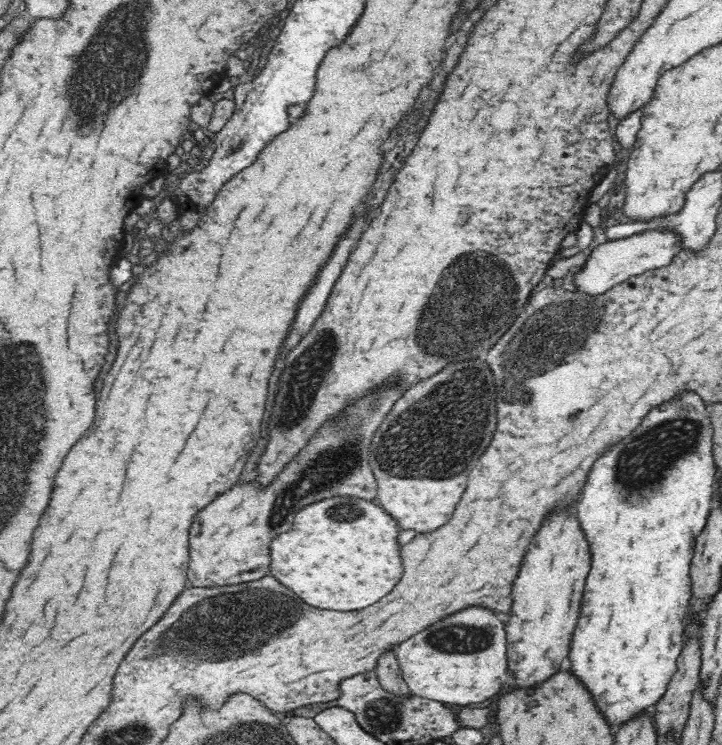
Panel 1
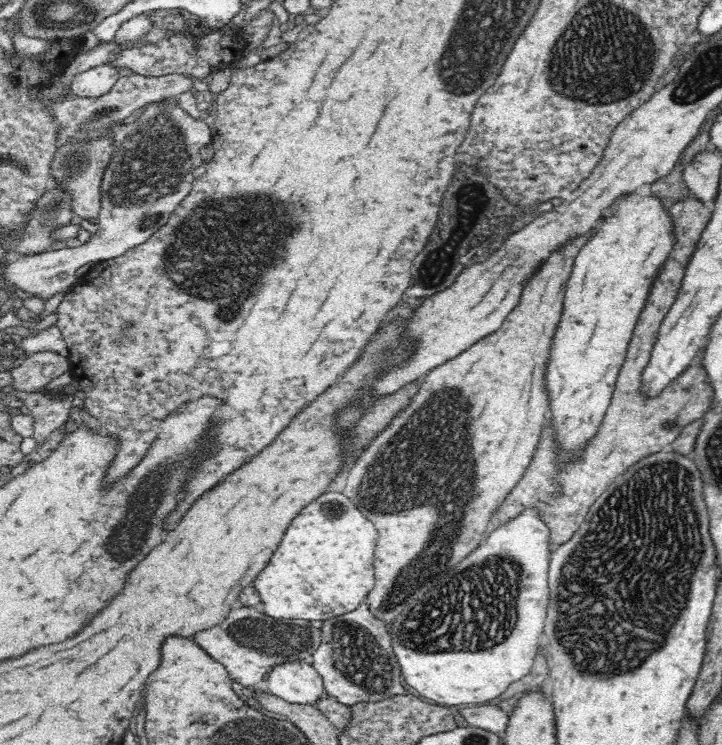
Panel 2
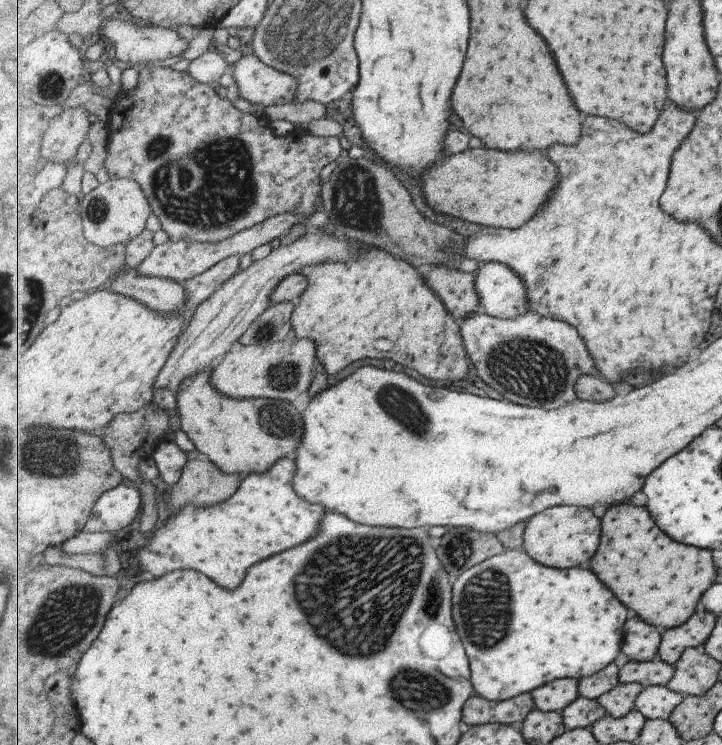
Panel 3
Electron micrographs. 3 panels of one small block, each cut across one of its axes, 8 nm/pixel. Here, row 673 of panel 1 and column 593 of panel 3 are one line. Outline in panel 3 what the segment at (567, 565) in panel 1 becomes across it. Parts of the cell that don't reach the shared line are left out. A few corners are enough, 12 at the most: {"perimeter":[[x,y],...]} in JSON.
{"perimeter":[[557,506],[526,523],[524,549],[555,568],[591,562],[601,520]]}

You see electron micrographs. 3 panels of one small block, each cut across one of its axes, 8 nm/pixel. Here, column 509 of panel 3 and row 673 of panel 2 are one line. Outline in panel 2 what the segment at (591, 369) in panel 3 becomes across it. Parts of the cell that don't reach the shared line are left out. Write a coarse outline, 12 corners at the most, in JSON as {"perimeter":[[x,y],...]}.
{"perimeter":[[362,604],[324,621],[312,666],[346,706],[407,692]]}

